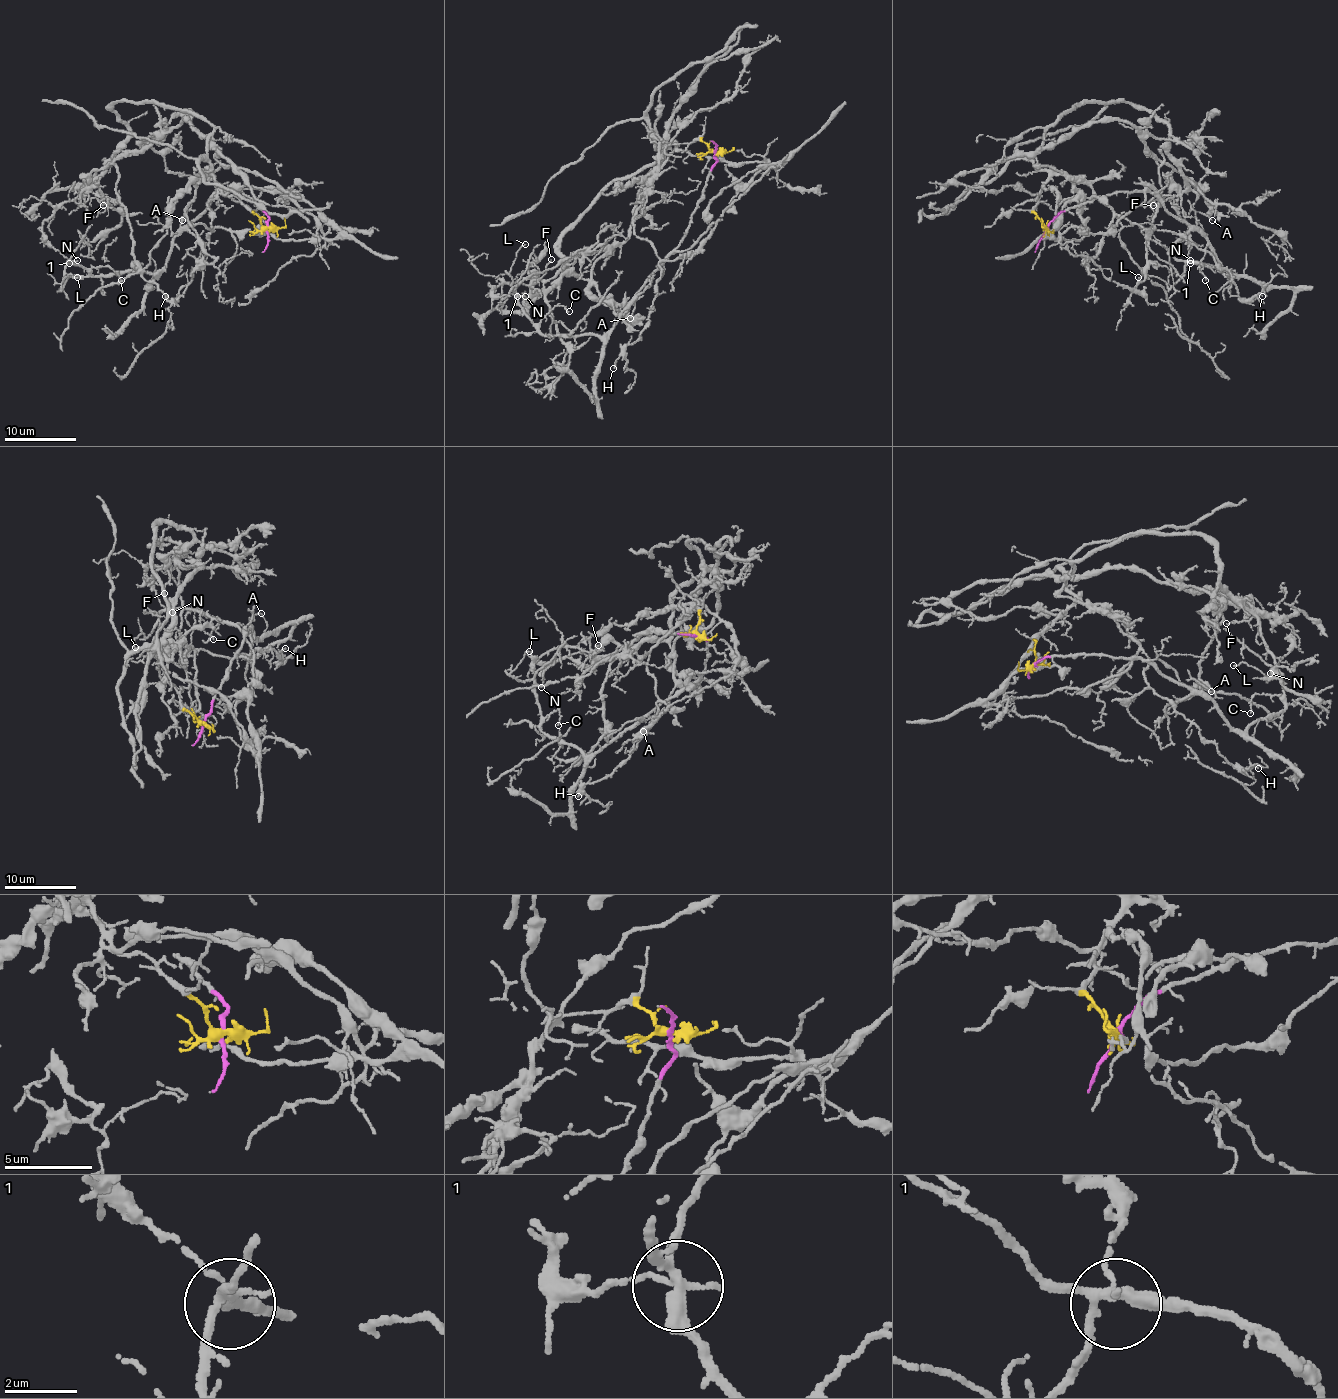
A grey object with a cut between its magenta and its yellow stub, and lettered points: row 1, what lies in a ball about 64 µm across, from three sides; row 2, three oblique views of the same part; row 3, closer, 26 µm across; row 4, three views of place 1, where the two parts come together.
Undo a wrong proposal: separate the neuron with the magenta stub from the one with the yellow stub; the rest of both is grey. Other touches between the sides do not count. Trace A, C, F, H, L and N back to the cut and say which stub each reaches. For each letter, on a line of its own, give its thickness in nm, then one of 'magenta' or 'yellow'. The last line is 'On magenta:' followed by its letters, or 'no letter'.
A: calibre 120 nm; magenta
C: calibre 100 nm; magenta
F: calibre 110 nm; yellow
H: calibre 130 nm; yellow
L: calibre 120 nm; magenta
N: calibre 100 nm; yellow
On magenta: A, C, L

